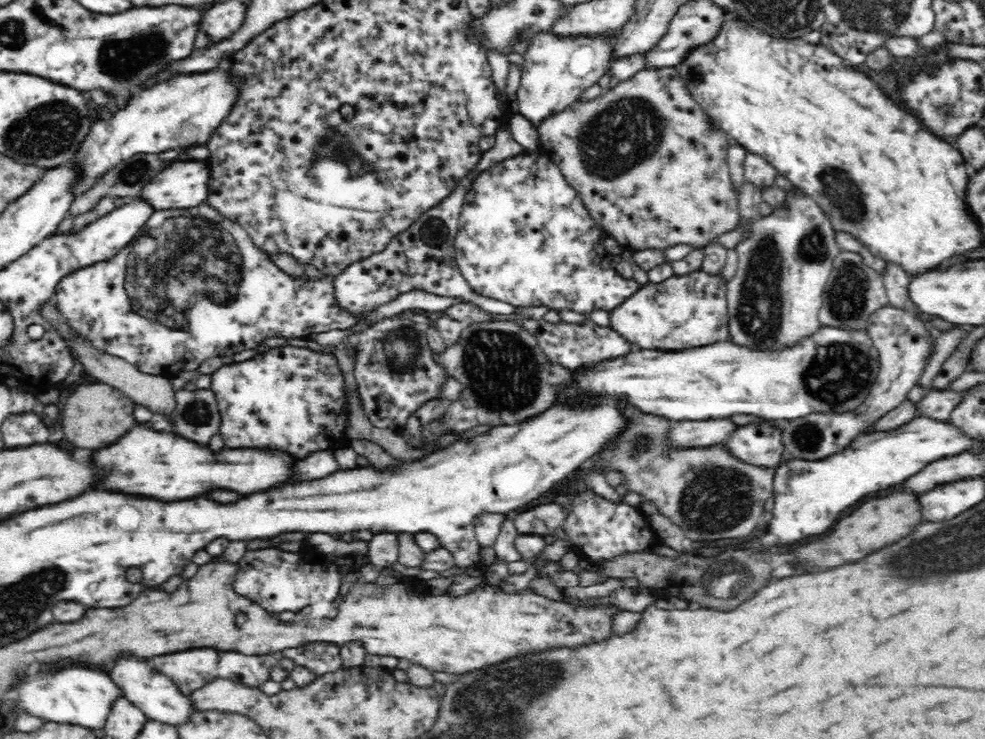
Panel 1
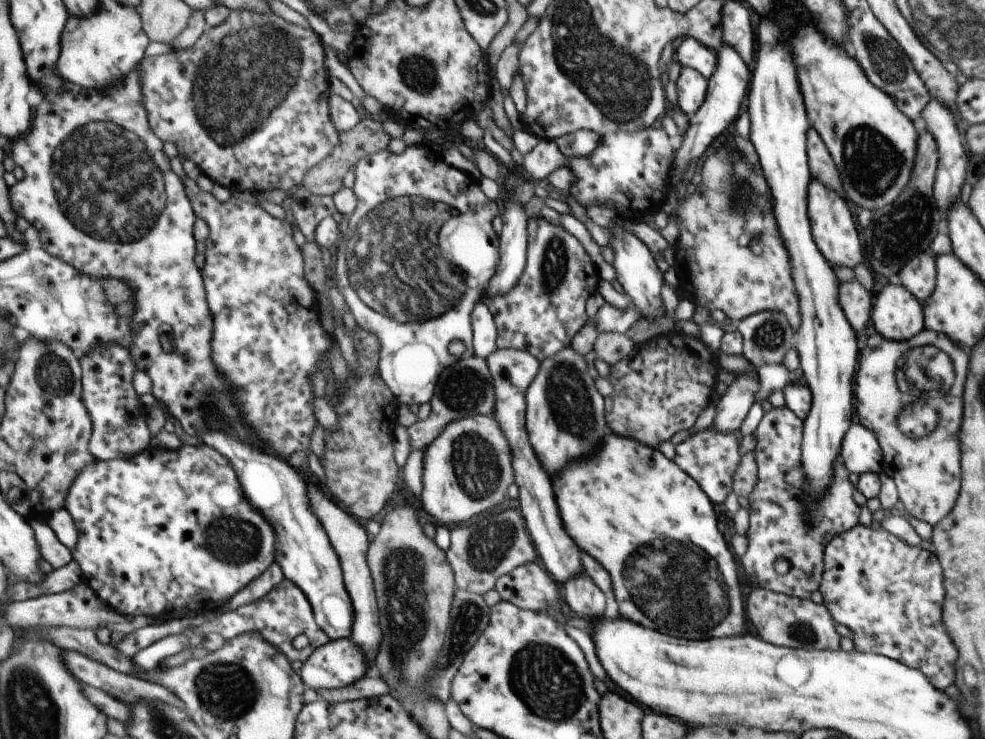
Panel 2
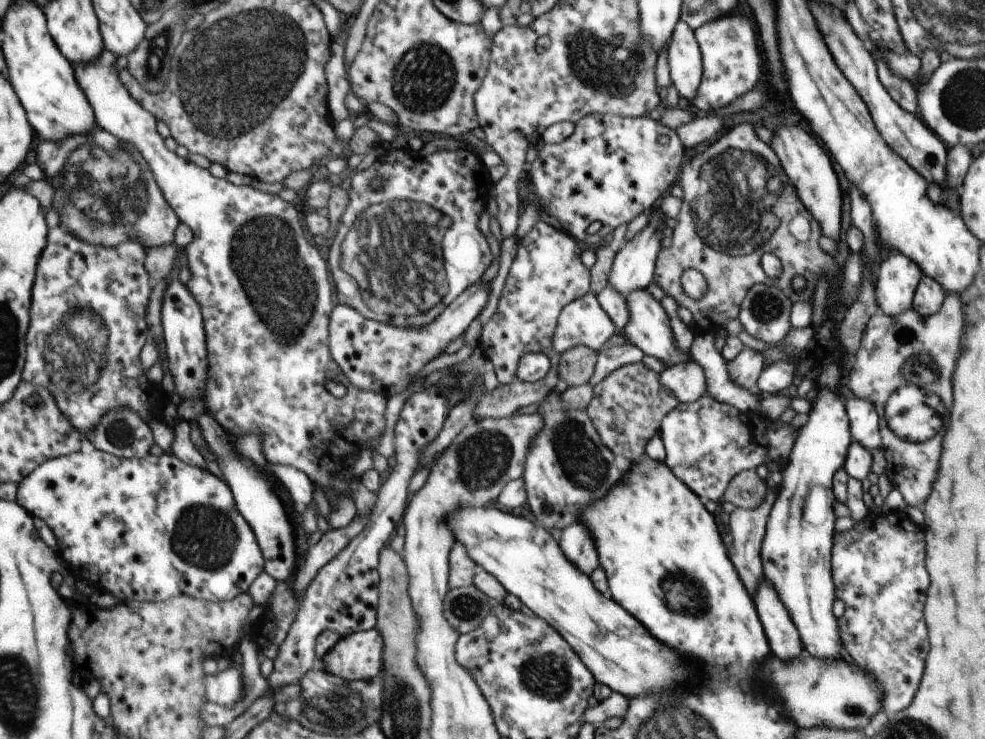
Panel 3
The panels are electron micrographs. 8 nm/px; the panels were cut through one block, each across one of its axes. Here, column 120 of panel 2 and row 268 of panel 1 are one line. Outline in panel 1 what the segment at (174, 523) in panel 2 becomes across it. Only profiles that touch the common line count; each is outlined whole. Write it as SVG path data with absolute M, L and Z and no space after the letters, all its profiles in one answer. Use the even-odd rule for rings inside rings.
M518 154L480 170L468 184L454 238L456 264L478 296L502 300L520 308L550 306L558 314L568 308L590 316L594 310L610 312L610 308L640 290L634 278L622 278L614 272L610 256L600 248L600 236L602 228L588 216L576 188L564 178L556 162L546 154Z

